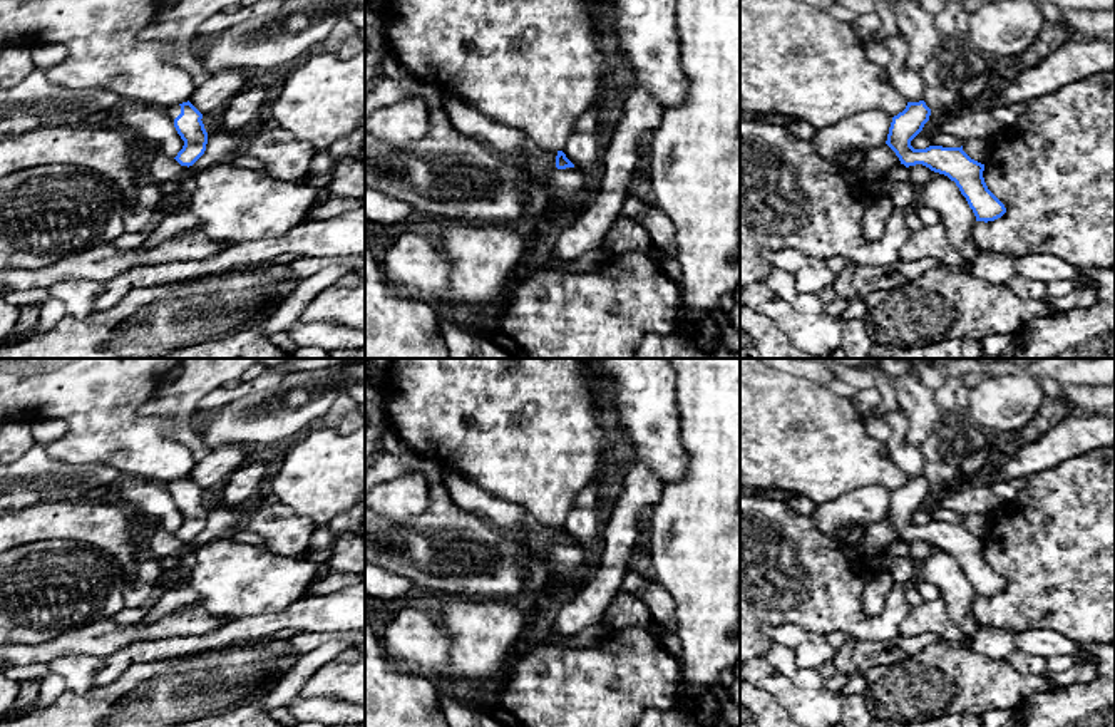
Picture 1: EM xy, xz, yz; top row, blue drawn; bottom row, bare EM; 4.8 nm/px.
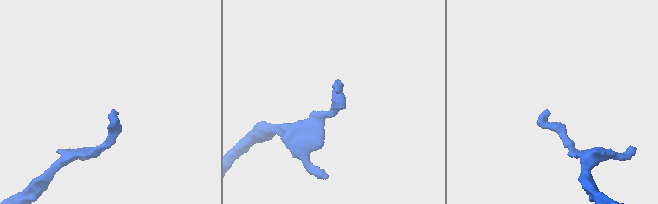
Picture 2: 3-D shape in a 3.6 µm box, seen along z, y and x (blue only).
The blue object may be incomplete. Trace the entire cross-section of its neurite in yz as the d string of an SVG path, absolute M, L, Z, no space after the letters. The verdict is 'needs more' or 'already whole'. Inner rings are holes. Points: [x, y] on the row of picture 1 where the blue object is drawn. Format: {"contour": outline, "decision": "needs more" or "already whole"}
{"contour": "M924 101L907 102L906 109L892 117L886 144L906 168L922 164L956 183L973 209L976 221L994 221L1006 213L1005 204L988 189L984 164L971 159L961 147L929 146L914 149L911 141L929 121L931 109Z", "decision": "already whole"}

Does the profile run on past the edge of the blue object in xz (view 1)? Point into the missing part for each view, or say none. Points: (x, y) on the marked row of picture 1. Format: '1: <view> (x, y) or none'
1: none

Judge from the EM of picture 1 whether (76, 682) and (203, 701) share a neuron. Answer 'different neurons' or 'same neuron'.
different neurons

